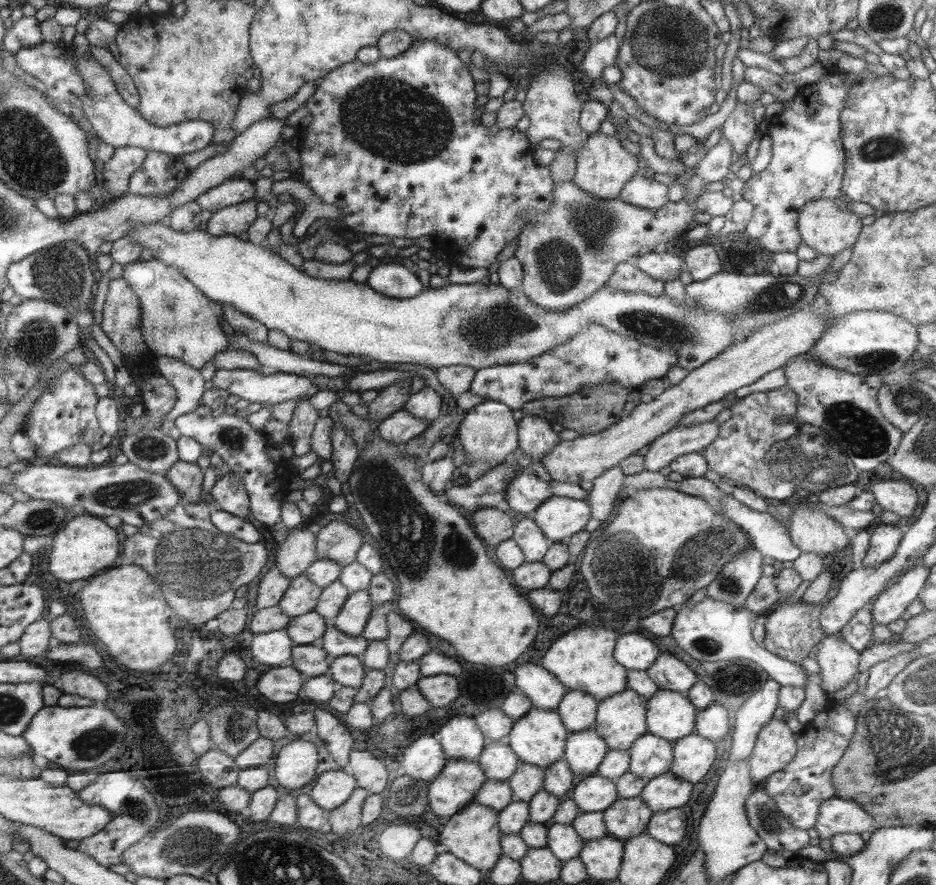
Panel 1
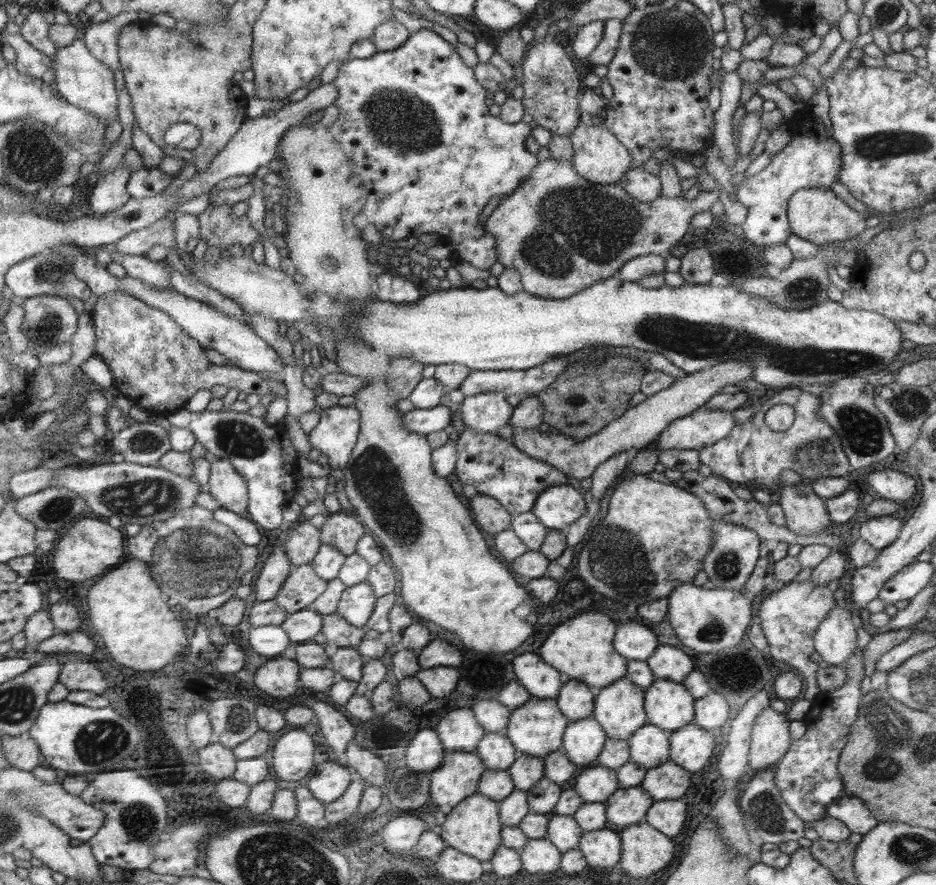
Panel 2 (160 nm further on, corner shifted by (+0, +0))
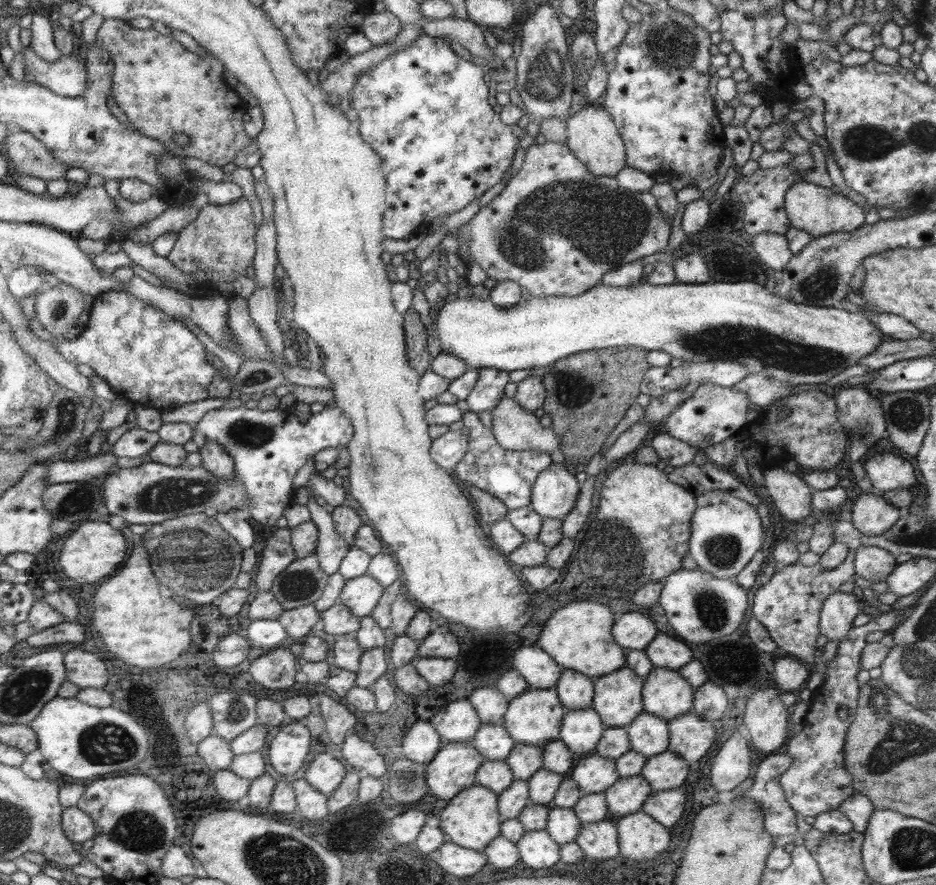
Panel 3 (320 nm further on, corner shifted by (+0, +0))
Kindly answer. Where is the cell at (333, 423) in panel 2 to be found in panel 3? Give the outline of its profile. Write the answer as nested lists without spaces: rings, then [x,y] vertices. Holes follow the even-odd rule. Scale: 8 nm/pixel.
[[[244,404],[235,408],[223,406],[205,412],[192,427],[231,456],[236,476],[249,497],[250,516],[269,526],[277,525],[283,510],[292,503],[293,478],[307,459],[323,448],[346,447],[353,436],[351,423],[336,406],[324,406],[321,412],[312,414],[305,422],[298,420],[292,409],[261,412],[257,407],[245,408]]]

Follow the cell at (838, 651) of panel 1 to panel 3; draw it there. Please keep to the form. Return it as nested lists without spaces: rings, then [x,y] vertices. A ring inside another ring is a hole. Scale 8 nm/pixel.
[[[831,593],[823,600],[820,608],[819,634],[823,635],[827,642],[841,642],[843,638],[847,638],[848,630],[853,627],[852,620],[857,612],[859,606],[853,593]]]

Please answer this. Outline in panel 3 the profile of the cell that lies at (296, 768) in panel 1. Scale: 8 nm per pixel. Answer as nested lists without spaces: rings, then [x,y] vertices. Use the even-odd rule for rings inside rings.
[[[298,720],[287,724],[275,734],[267,750],[267,760],[281,775],[293,774],[301,768],[309,750],[309,730]]]

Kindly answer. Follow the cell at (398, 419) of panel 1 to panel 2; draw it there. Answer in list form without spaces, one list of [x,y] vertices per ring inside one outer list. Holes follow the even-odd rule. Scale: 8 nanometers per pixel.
[[[440,403],[428,409],[415,408],[401,417],[403,430],[409,430],[409,432],[425,436],[443,430],[450,423],[451,412],[448,407]]]

